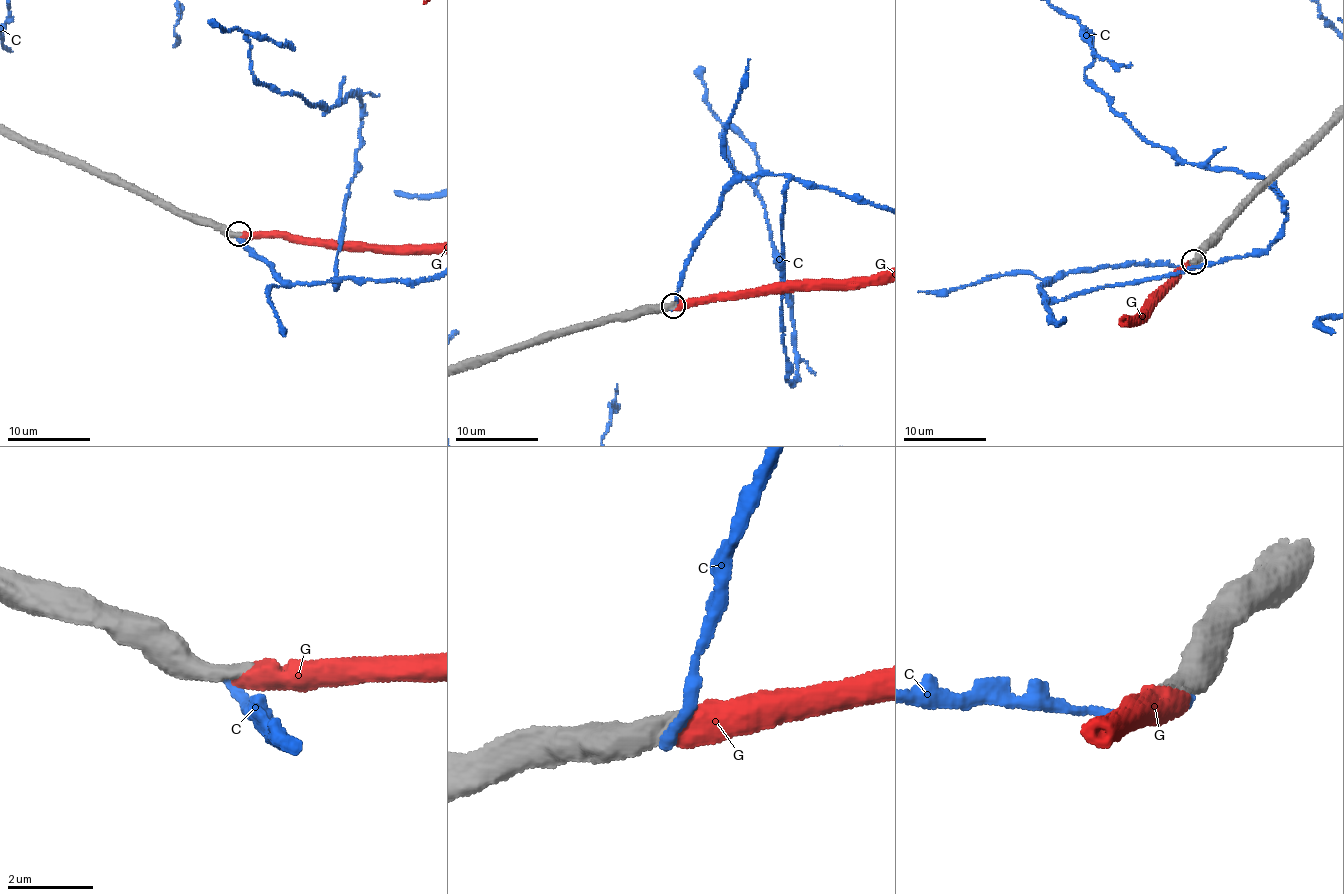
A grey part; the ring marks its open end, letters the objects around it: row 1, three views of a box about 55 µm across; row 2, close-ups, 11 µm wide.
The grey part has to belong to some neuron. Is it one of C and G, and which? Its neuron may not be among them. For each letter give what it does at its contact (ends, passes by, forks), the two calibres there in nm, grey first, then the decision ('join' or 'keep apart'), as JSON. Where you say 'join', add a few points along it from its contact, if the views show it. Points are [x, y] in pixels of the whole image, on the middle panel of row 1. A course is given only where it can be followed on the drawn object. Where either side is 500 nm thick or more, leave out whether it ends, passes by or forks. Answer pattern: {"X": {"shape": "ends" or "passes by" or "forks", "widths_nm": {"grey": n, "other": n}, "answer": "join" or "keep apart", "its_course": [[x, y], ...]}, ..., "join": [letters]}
{"C": {"widths_nm": {"grey": 550, "other": 280}, "answer": "keep apart"}, "G": {"widths_nm": {"grey": 480, "other": 650}, "answer": "join"}, "join": ["G"]}

